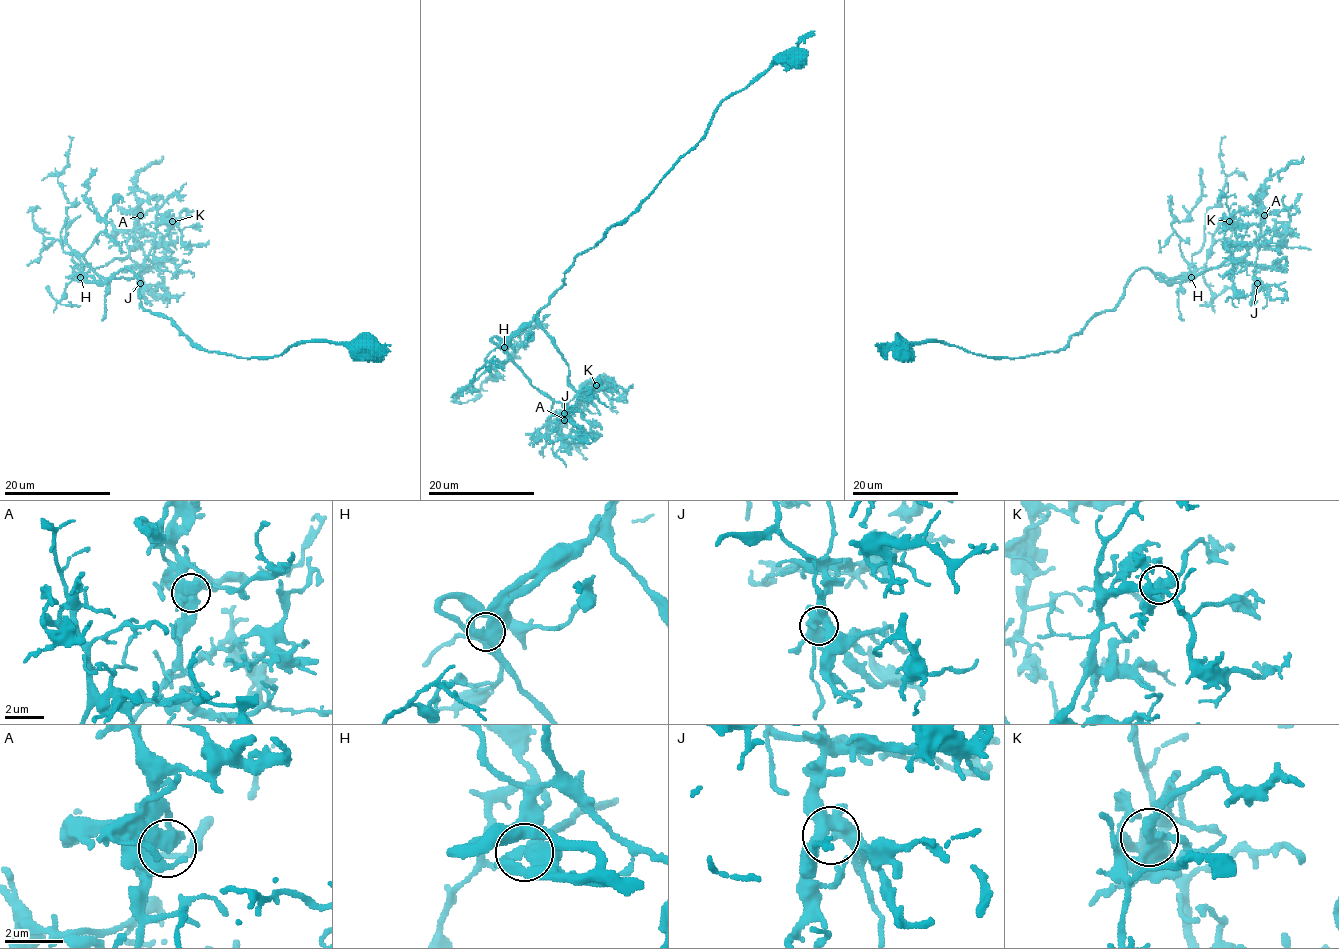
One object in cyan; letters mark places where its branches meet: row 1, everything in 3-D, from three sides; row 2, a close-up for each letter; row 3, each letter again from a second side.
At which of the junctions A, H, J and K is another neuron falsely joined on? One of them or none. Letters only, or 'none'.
none

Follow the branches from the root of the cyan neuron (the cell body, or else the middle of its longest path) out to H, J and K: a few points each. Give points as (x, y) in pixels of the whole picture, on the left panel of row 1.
H: (150, 311), (140, 303), (139, 279), (128, 268), (122, 268), (106, 282), (86, 282), (80, 278)
J: (150, 311), (128, 268), (106, 282), (83, 275), (130, 258), (142, 267), (140, 283)
K: (150, 311), (131, 271), (114, 275), (134, 278), (144, 268), (156, 228), (172, 221)

